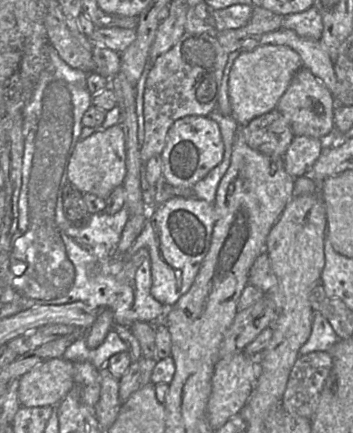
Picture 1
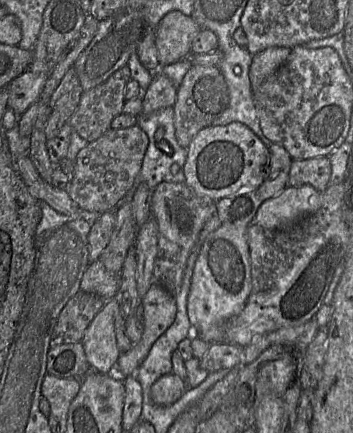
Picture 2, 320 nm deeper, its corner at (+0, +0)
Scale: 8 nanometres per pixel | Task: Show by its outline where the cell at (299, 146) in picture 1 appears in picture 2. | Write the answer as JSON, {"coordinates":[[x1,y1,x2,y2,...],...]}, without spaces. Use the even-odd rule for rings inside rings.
{"coordinates":[[327,156,304,160,292,160,288,186,311,185,323,192,330,185,331,164]]}

